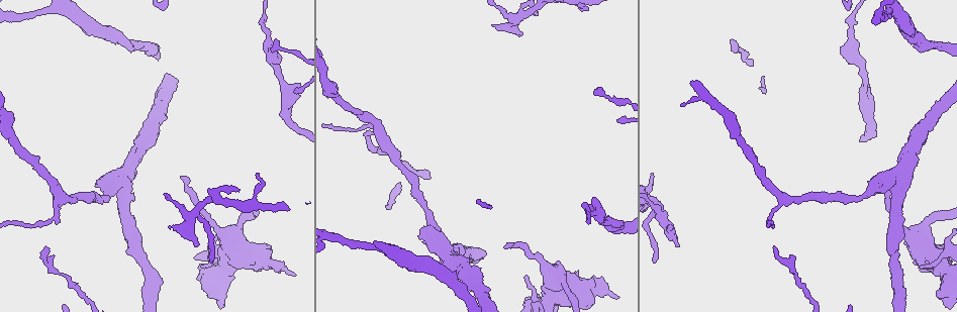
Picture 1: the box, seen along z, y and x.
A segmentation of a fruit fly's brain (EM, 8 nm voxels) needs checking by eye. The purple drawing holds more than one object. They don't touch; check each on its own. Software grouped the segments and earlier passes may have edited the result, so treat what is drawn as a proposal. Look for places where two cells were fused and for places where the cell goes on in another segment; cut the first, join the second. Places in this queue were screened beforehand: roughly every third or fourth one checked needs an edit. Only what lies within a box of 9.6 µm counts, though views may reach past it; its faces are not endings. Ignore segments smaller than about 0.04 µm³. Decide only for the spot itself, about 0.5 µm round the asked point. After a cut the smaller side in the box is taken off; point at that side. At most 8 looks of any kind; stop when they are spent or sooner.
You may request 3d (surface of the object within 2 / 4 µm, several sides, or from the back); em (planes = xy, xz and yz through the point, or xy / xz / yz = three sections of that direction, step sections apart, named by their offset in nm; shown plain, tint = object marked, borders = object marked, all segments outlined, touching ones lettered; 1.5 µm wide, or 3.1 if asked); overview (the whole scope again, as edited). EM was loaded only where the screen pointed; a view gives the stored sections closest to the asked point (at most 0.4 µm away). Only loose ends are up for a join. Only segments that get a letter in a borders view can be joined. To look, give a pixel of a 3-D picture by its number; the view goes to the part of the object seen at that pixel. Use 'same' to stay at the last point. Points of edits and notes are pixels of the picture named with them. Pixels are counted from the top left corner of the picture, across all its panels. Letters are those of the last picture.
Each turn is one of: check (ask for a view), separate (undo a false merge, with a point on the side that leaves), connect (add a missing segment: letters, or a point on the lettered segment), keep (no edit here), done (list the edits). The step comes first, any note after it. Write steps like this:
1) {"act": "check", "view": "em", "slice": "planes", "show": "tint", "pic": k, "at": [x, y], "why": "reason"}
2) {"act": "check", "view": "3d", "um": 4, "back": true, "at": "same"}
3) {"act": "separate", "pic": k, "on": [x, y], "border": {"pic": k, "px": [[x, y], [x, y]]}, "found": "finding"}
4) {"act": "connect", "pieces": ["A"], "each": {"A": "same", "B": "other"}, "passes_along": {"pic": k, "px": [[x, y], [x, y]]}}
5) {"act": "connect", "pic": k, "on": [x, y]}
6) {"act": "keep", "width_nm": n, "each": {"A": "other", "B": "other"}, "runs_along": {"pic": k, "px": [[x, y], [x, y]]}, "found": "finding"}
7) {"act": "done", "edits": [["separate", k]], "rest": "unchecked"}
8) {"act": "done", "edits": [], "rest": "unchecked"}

{"act": "check", "view": "em", "slice": "xz", "step": 8, "show": "borders", "pic": 1, "at": [679, 246], "why": "free end"}

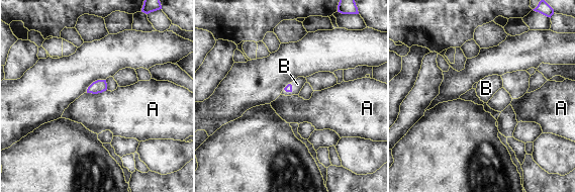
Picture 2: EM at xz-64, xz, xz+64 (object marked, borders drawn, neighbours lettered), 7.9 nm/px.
{"act": "check", "view": "em", "slice": "planes", "show": "borders", "at": "same"}

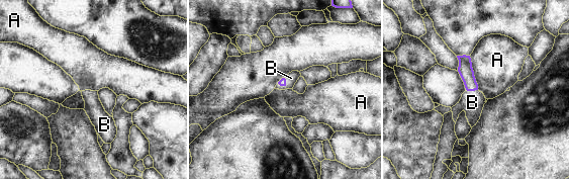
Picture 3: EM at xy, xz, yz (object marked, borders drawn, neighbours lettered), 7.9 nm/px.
{"act": "connect", "pieces": ["B"], "each": {"A": "other", "B": "same"}, "passes_along": {"pic": 3, "px": [[465, 69], [472, 90], [472, 102]]}, "found": "the cell continues"}

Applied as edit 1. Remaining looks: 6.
{"act": "check", "view": "overview", "why": "redraw"}

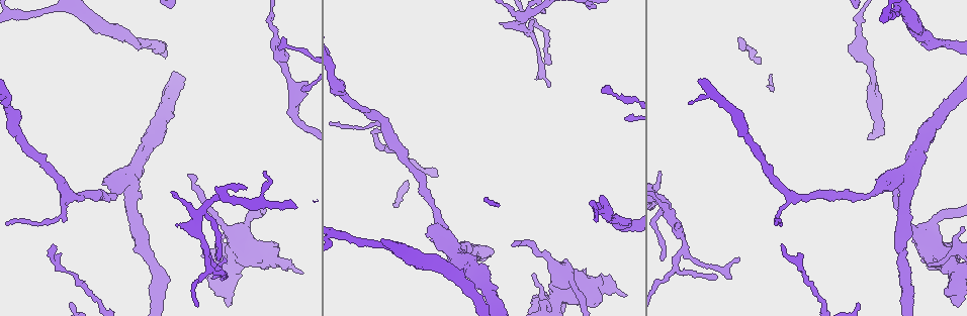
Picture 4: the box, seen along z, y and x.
{"act": "check", "view": "em", "slice": "planes", "show": "borders", "pic": 4, "at": [860, 24], "why": "calibre changes"}

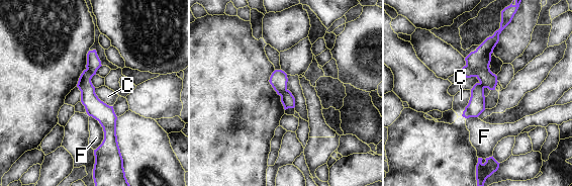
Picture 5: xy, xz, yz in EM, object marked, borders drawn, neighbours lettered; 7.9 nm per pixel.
{"act": "separate", "pic": 5, "on": [465, 71], "each": {"C": "other", "F": "other"}, "border": {"pic": 5, "px": [[466, 64], [476, 76]]}, "found": "a second cell is stuck on"}

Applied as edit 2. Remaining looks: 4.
{"act": "done", "edits": [["connect", 3], ["separate", 5]], "rest": "unchecked"}

